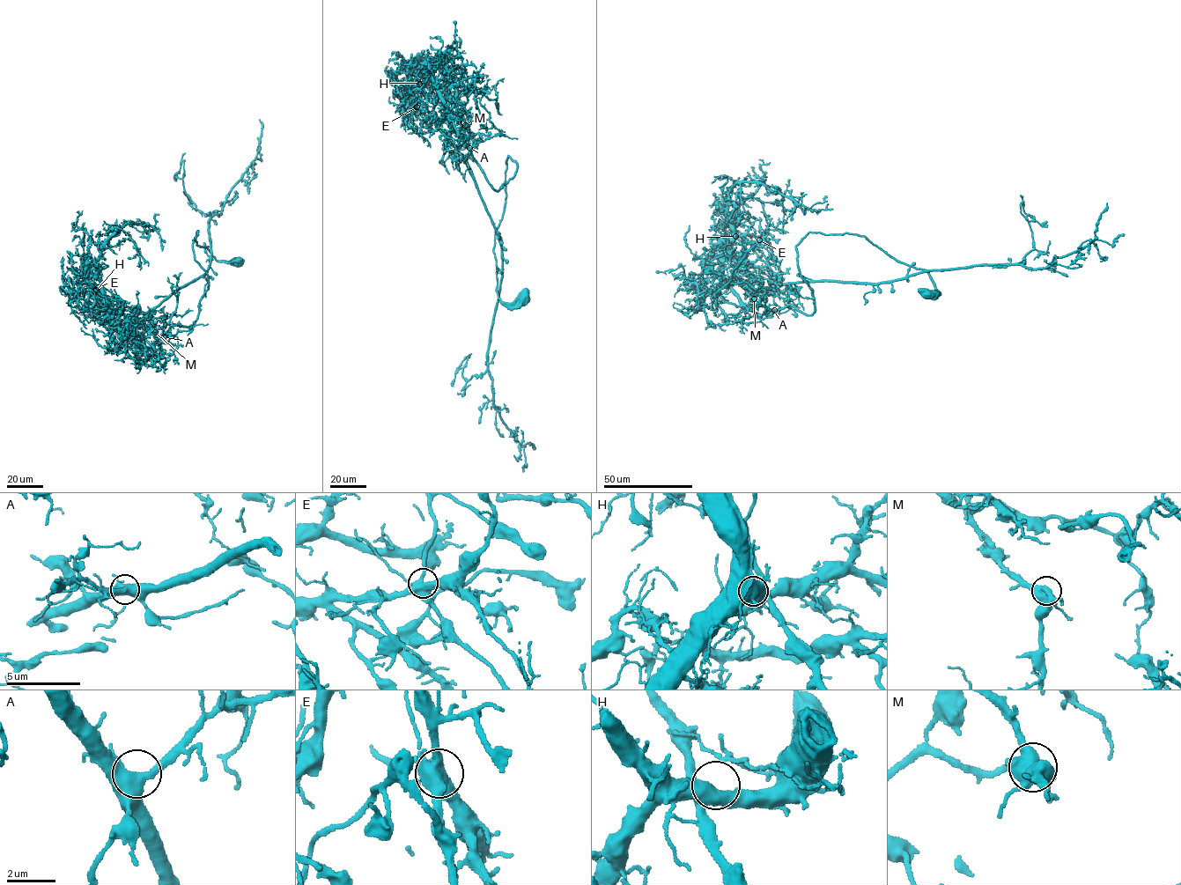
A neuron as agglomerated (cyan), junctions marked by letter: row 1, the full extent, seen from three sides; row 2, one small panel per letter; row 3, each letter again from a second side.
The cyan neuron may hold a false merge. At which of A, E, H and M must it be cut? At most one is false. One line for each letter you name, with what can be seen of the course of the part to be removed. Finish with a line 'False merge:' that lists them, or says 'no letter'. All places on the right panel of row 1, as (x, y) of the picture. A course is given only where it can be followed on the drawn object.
False merge: no letter

